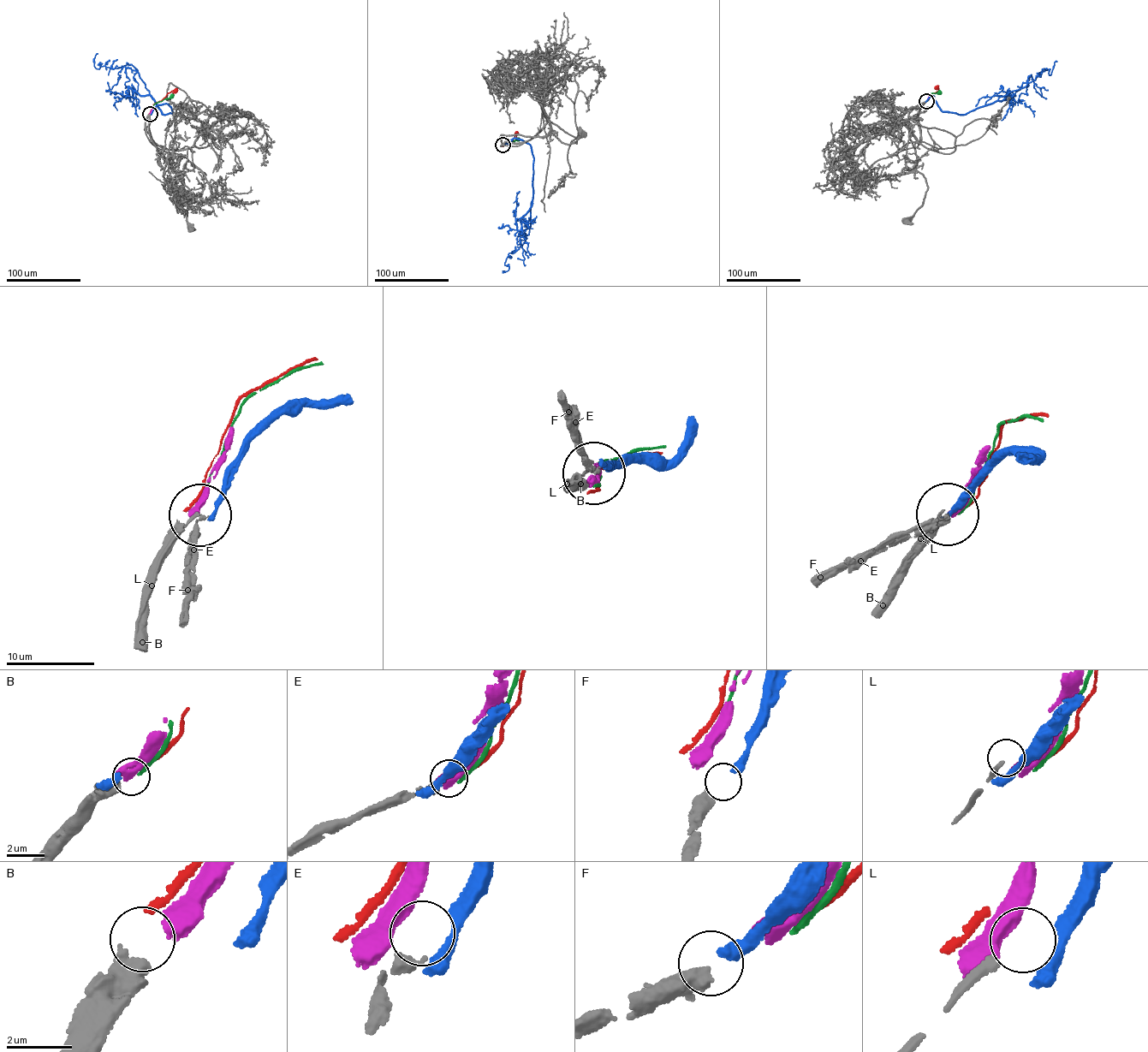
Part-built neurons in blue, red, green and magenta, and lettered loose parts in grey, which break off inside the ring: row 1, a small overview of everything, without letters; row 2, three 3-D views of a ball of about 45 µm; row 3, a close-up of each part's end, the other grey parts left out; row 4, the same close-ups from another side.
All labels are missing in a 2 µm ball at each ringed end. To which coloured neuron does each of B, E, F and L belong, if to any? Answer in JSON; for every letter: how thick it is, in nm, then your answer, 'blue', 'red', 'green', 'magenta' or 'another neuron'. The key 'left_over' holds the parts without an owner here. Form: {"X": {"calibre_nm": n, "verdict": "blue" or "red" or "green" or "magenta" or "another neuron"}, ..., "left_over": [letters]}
{"B": {"calibre_nm": 550, "verdict": "magenta"}, "E": {"calibre_nm": 320, "verdict": "another neuron"}, "F": {"calibre_nm": 600, "verdict": "blue"}, "L": {"calibre_nm": 260, "verdict": "another neuron"}, "left_over": ["E", "L"]}

